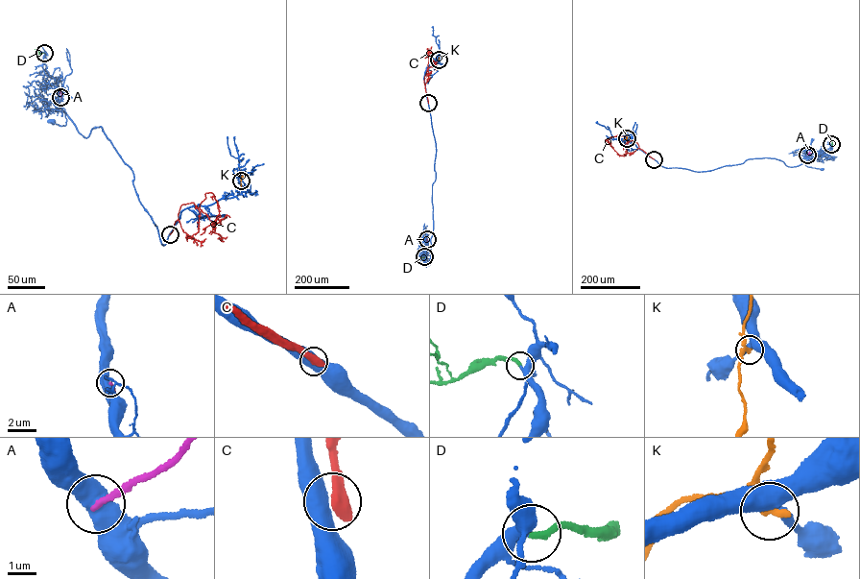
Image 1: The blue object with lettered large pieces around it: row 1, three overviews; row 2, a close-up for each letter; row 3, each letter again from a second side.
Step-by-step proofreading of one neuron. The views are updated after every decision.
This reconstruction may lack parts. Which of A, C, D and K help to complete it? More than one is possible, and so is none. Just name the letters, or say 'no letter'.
D

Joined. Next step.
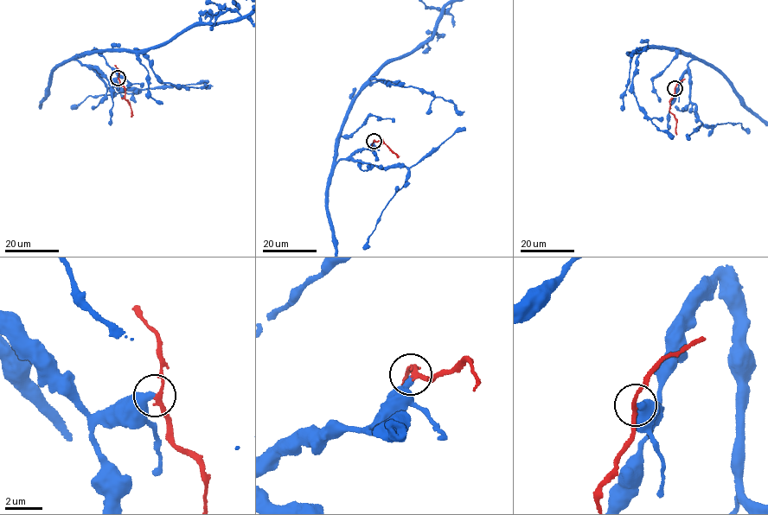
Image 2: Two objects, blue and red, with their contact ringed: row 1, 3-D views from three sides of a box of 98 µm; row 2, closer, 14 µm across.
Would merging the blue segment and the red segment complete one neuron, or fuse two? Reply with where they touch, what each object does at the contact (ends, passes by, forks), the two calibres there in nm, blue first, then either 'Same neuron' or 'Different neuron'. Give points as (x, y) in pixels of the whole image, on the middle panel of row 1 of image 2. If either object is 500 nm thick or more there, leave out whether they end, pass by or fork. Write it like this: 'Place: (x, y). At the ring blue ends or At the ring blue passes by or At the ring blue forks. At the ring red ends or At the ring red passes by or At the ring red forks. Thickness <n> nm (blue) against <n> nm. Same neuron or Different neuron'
Place: (374, 141). At the ring blue ends. At the ring red passes by. Thickness 400 nm (blue) against 180 nm. Different neuron

